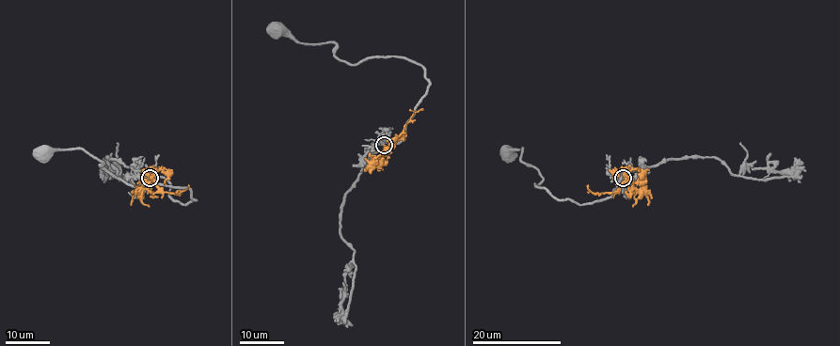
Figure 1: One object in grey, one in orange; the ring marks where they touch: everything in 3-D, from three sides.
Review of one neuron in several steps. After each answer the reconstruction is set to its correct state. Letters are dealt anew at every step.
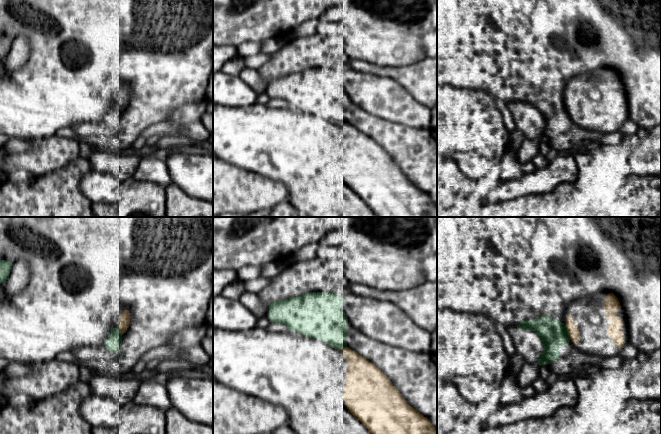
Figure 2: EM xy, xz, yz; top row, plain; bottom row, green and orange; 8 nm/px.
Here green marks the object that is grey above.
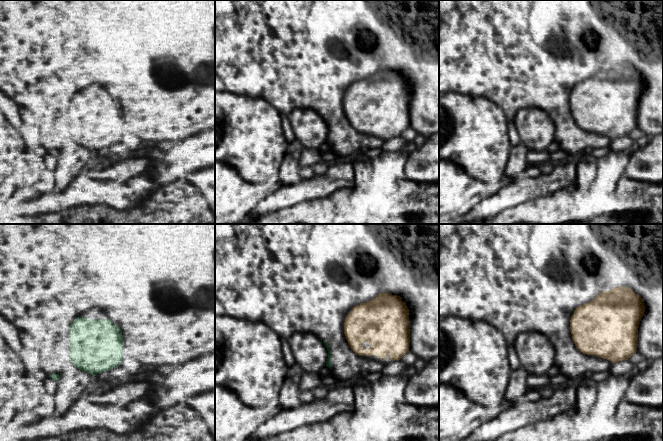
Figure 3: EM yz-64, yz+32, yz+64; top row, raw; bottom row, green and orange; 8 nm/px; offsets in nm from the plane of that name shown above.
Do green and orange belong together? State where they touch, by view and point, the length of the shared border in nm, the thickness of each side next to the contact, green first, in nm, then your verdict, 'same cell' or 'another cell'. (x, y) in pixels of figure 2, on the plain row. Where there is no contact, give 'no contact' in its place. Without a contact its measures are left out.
meets green in yz at (567, 106); contact 80 nm long; 220 nm thick on the green side, 90 nm on the other; same cell

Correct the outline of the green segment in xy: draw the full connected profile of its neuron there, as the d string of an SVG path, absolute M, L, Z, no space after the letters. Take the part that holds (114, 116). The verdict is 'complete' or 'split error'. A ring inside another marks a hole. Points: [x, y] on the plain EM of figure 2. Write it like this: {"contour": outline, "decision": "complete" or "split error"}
{"contour": "M125 86L121 92L120 100L117 104L112 104L110 110L105 117L105 123L109 127L113 127L115 130L119 130L119 123L122 120L122 111L126 109L130 101L130 89Z", "decision": "split error"}

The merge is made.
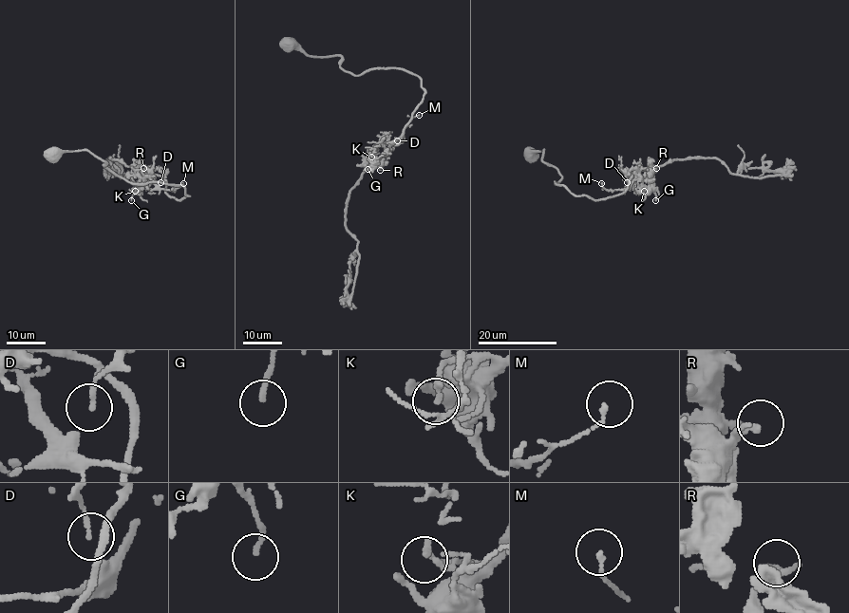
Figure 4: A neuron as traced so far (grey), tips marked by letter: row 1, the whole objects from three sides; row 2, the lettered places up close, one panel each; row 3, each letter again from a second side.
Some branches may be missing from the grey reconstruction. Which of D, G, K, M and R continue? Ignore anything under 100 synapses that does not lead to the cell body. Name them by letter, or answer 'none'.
none

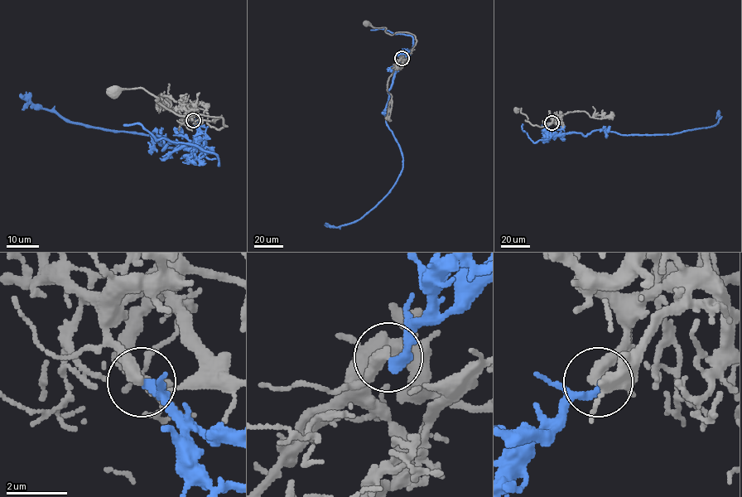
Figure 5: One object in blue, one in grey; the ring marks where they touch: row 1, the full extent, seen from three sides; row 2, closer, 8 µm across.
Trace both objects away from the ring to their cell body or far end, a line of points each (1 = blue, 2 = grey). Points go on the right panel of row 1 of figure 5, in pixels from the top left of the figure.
1: (551, 123), (546, 129), (555, 135), (586, 136), (596, 130), (668, 134), (712, 126), (720, 118), (718, 111)
2: (551, 123), (555, 118), (543, 126), (533, 125), (525, 121), (527, 118), (521, 113), (521, 108), (516, 110)

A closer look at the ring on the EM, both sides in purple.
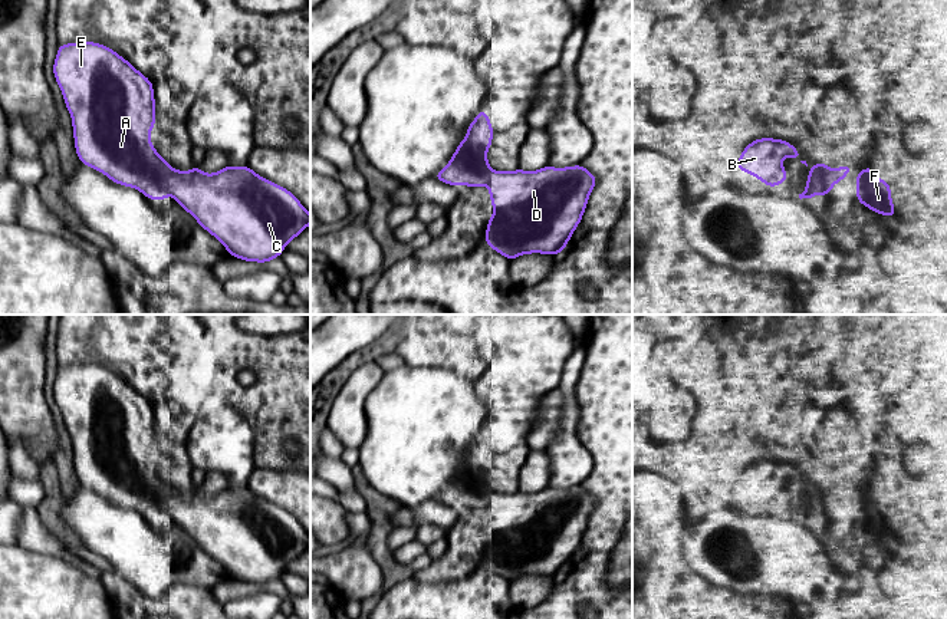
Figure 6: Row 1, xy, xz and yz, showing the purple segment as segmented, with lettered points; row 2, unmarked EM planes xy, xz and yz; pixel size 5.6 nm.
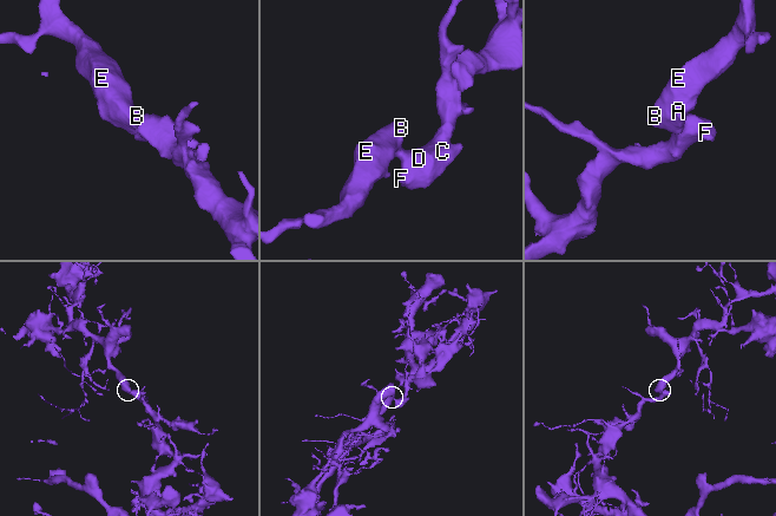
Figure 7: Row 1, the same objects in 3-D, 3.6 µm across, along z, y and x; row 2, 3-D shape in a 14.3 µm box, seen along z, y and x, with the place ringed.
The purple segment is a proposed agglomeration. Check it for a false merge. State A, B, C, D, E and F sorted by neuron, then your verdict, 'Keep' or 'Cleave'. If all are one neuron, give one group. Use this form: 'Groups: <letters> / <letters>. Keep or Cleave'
Groups: A B E / C D F. Cleave

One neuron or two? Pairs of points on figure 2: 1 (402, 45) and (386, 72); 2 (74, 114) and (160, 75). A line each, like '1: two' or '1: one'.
1: two
2: one

